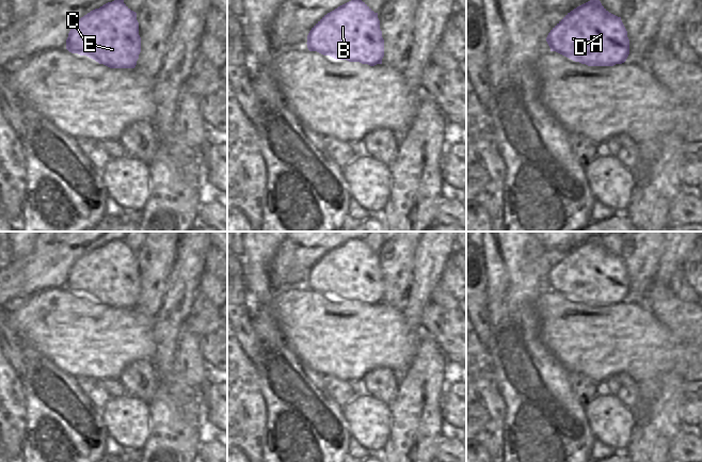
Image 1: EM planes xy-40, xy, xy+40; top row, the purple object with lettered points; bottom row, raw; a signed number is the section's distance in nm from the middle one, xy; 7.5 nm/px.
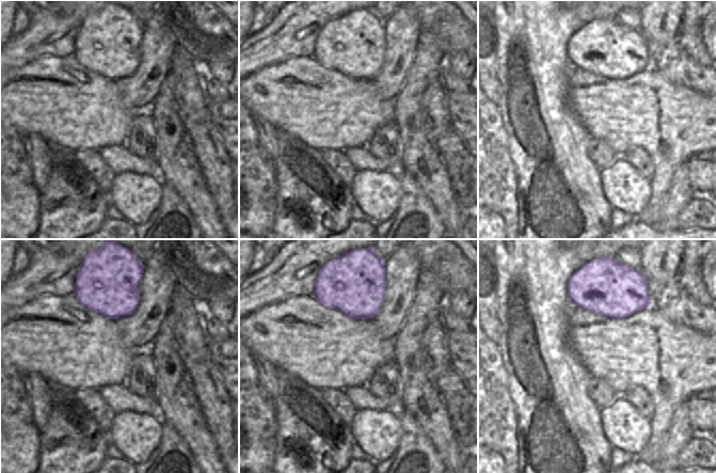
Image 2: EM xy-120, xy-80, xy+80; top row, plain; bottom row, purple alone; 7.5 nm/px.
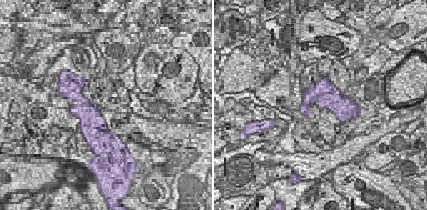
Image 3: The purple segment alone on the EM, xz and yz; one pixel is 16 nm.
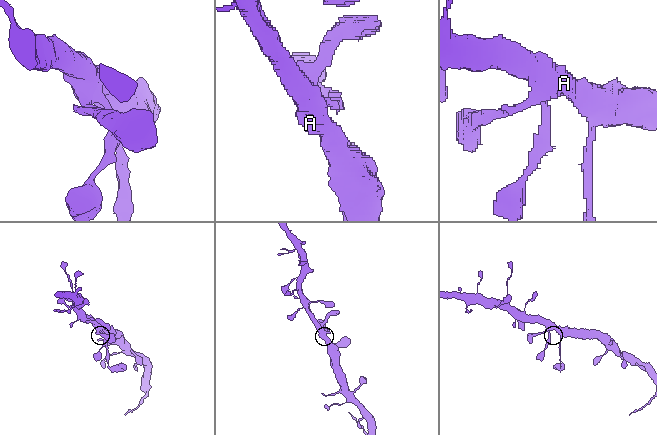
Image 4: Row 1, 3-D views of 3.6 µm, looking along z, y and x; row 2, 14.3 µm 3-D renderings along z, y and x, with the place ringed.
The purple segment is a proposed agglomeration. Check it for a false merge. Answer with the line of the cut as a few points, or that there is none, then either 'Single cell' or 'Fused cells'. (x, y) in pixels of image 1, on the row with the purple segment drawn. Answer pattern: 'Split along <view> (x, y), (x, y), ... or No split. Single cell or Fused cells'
No split. Single cell

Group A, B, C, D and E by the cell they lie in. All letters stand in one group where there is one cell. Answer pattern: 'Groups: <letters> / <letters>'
Groups: A B C D E

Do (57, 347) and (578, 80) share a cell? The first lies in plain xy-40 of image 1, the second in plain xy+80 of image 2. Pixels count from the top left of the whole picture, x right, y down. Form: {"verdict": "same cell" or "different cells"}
{"verdict": "same cell"}

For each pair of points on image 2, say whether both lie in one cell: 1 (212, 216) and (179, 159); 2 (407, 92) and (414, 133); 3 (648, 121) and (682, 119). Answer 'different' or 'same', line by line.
1: same
2: same
3: same

